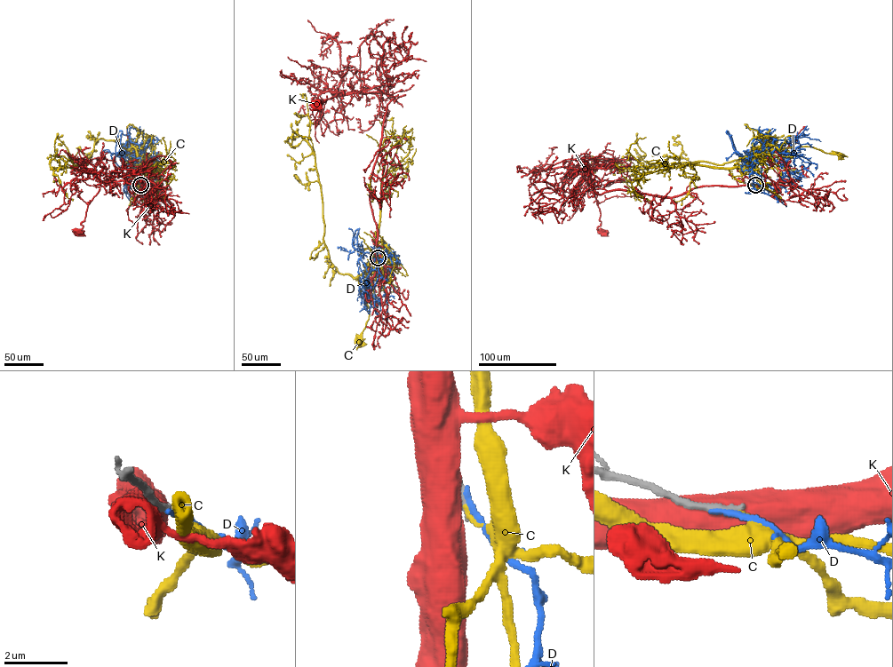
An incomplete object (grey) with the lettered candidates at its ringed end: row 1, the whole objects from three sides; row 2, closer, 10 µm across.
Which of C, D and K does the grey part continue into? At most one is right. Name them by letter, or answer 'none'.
none

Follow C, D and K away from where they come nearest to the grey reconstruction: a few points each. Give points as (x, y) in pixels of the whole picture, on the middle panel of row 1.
C: (378, 258), (376, 232), (374, 258), (358, 276), (360, 291), (369, 310), (359, 343)
D: (378, 258), (378, 266), (394, 254), (356, 250), (356, 230), (358, 273)
K: (377, 257), (370, 179), (385, 114), (394, 97), (378, 92), (338, 93), (322, 102), (317, 99), (316, 105)

